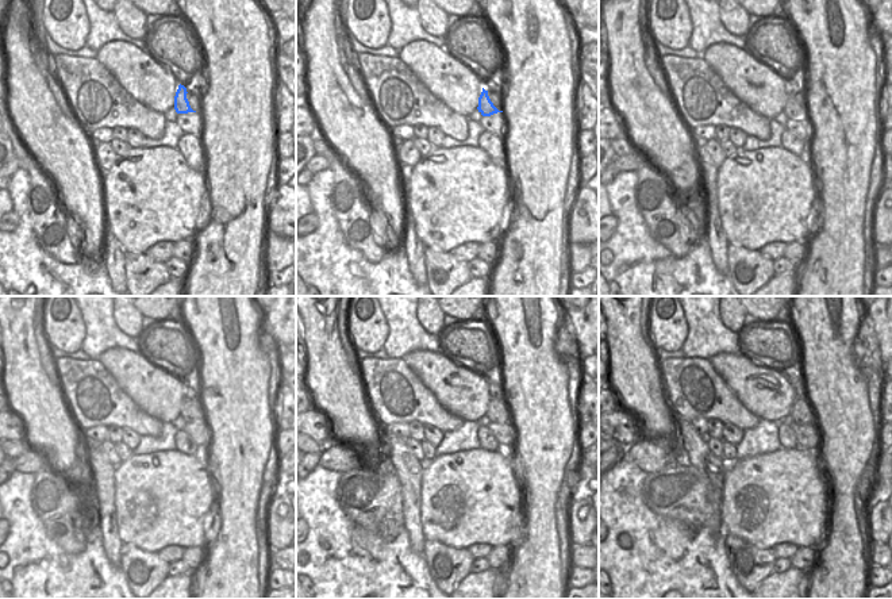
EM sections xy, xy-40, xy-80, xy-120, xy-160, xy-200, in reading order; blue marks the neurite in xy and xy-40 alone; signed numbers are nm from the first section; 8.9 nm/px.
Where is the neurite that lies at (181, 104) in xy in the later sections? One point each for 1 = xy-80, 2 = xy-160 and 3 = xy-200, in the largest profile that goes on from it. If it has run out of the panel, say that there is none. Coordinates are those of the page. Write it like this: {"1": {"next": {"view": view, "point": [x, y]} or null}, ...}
{"1": {"next": {"view": "xy-80", "point": [795, 110]}}, "2": {"next": {"view": "xy-160", "point": [498, 413]}}, "3": {"next": {"view": "xy-200", "point": [802, 413]}}}

